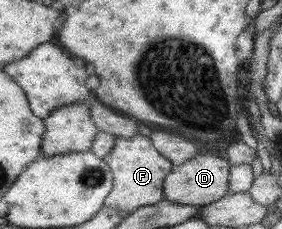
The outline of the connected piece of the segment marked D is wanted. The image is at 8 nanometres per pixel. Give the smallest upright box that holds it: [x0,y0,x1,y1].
[165,154,232,206]

